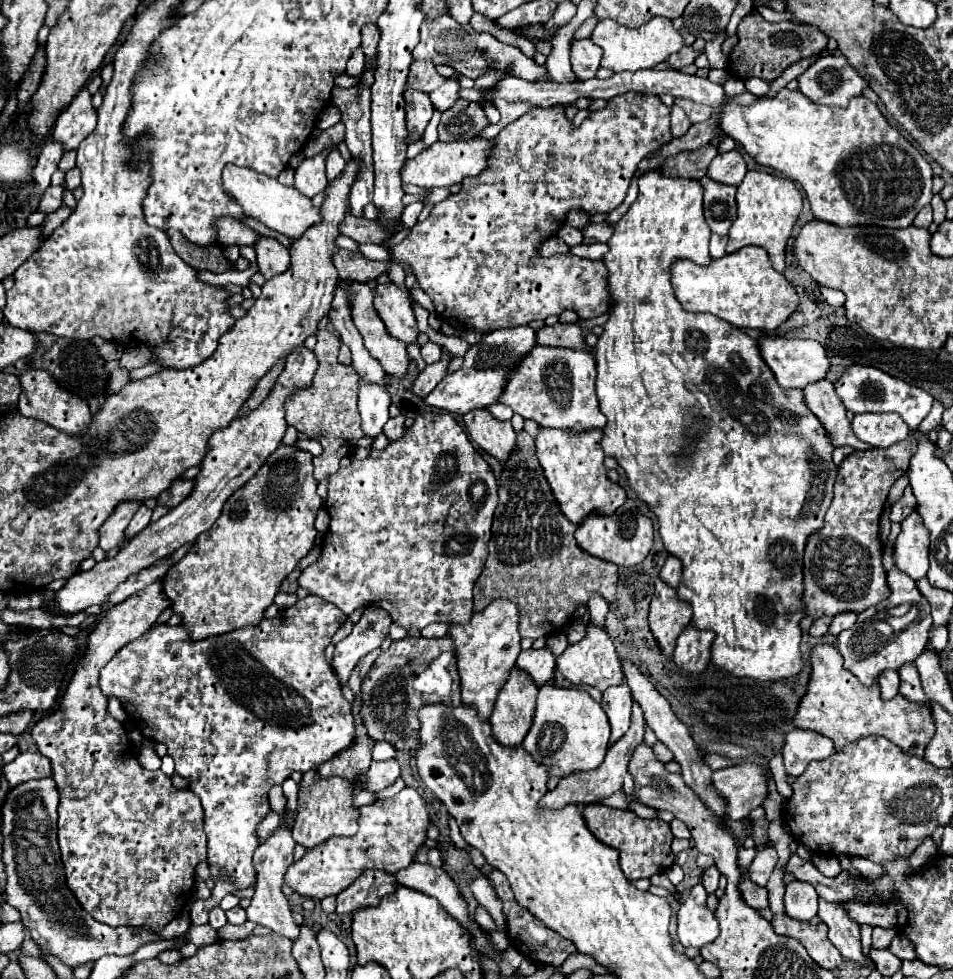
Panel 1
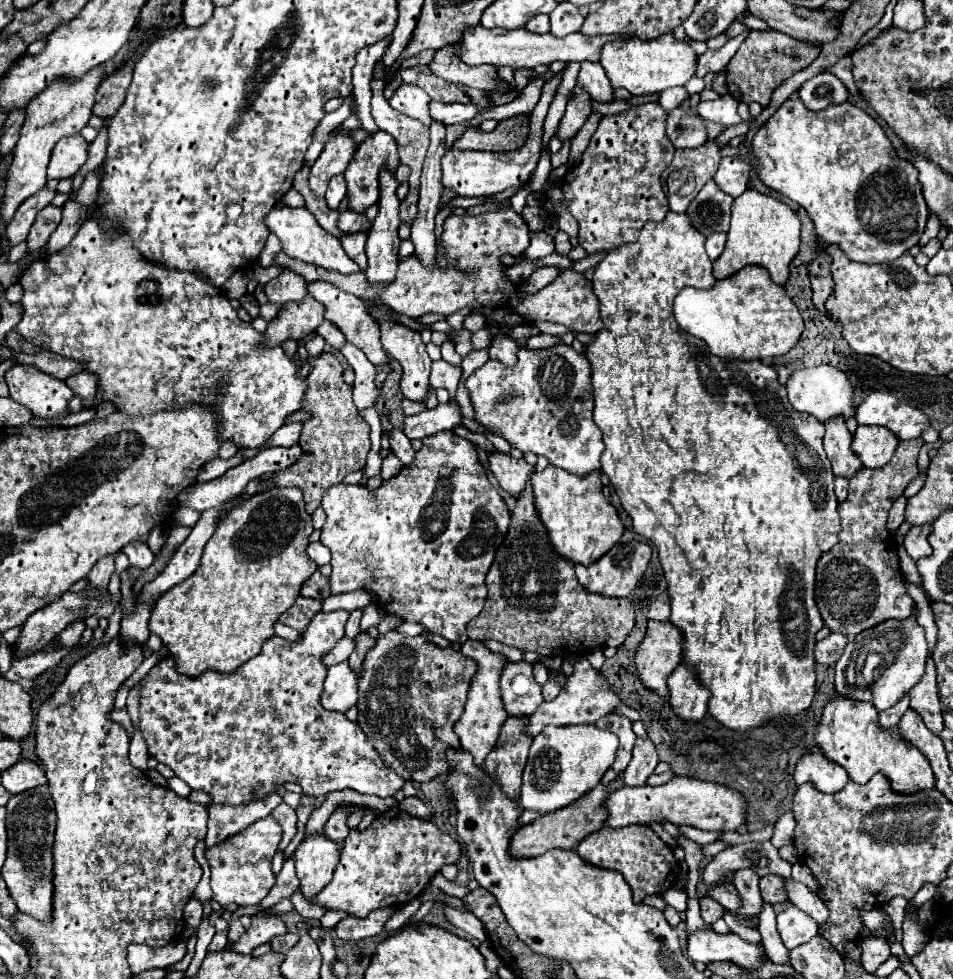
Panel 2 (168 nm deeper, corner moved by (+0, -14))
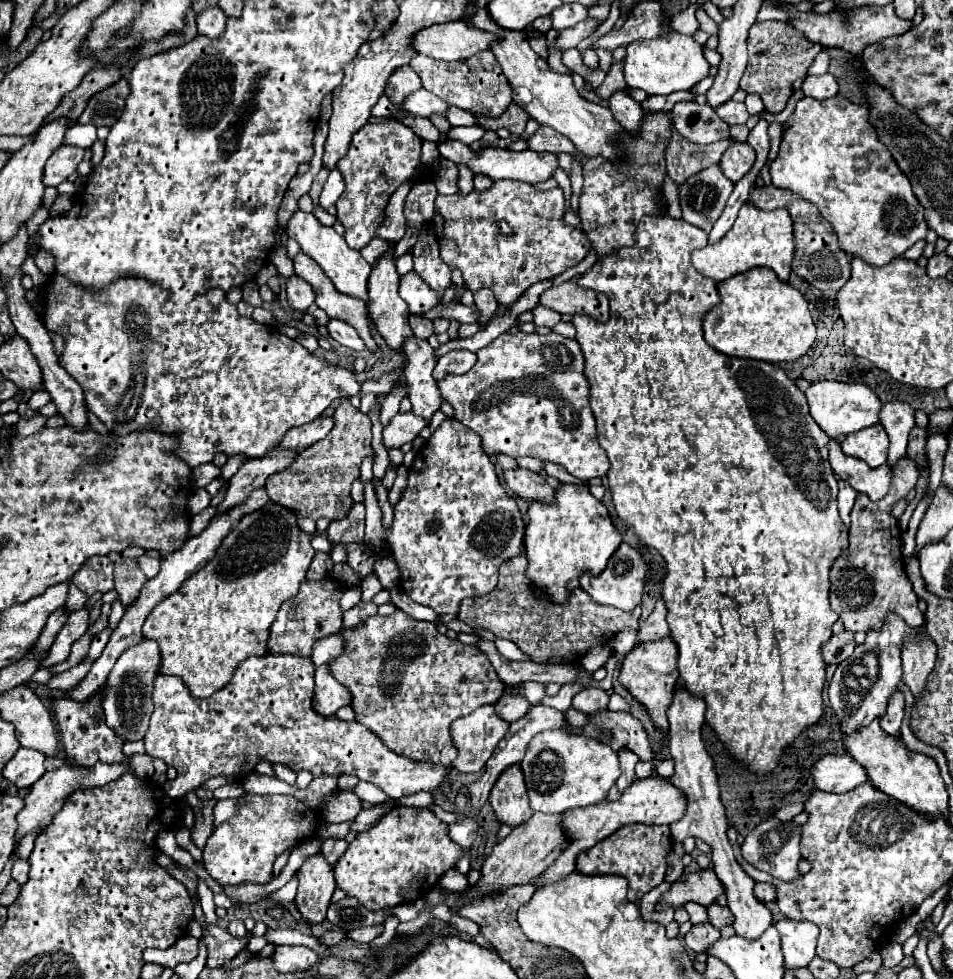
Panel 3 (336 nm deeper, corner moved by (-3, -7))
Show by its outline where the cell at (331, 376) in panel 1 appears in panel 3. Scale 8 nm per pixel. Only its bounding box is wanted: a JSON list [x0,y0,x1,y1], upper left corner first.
[266,398,374,522]

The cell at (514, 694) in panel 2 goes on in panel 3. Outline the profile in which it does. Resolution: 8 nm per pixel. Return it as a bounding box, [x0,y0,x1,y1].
[494,692,530,722]

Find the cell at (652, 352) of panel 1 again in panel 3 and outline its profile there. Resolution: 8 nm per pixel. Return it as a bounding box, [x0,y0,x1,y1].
[572,216,848,778]

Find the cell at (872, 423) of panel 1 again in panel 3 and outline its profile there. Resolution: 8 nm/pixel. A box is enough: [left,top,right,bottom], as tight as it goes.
[842,424,888,468]

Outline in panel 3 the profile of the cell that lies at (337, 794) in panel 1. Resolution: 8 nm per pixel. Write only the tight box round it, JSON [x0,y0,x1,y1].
[294,854,336,926]

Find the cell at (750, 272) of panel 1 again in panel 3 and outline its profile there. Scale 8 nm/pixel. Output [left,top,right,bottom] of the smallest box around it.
[704,268,816,364]

